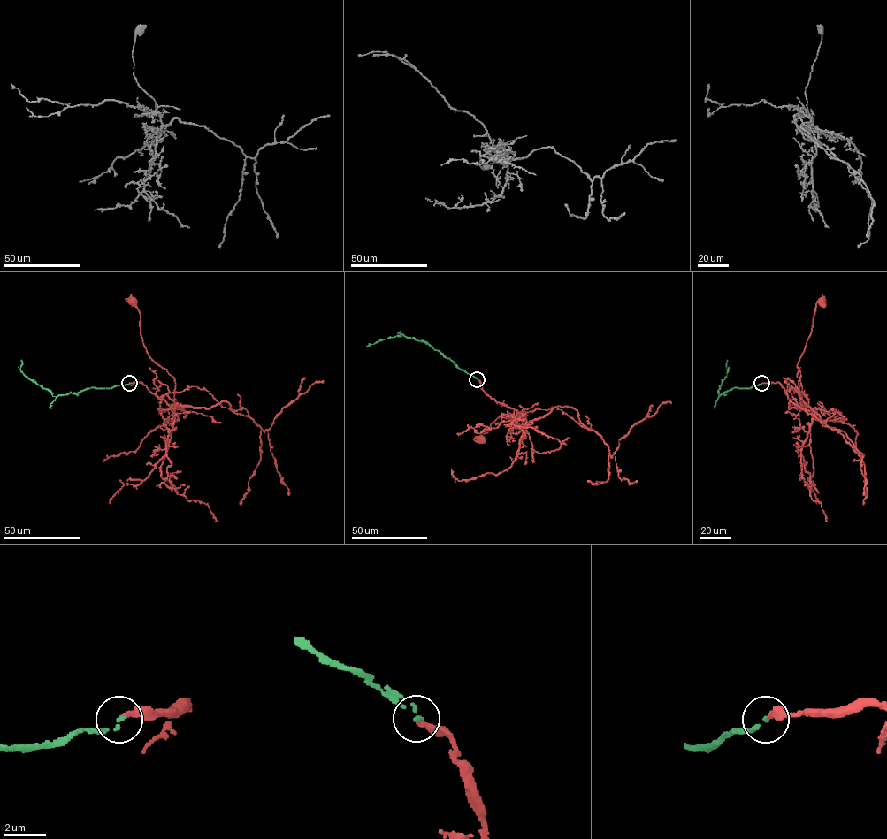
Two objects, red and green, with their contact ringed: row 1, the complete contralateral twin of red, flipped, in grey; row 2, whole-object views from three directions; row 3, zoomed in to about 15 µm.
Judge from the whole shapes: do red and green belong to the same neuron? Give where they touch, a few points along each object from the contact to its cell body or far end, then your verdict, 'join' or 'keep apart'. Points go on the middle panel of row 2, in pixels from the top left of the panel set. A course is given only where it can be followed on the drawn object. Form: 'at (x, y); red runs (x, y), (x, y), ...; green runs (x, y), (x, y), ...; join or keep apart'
at (477, 379); red runs (477, 379), (492, 398), (514, 408), (527, 423), (522, 425), (522, 417), (503, 415), (481, 434), (481, 438); green runs (477, 379), (425, 342), (397, 336), (370, 344); join

